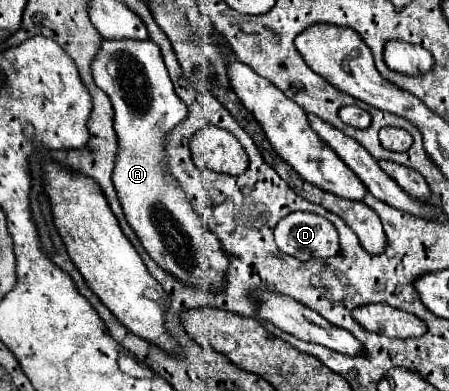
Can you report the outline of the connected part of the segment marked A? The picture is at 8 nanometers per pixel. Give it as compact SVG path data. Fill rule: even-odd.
M129 38L119 40L101 40L99 52L95 54L95 60L91 62L91 74L95 84L109 96L113 110L115 110L115 132L119 138L119 156L113 170L113 184L119 196L119 202L123 206L123 212L127 216L129 226L139 236L143 248L151 254L151 258L169 274L183 280L185 284L199 284L201 280L209 280L211 288L215 292L221 292L225 286L225 272L229 266L229 258L221 250L221 244L213 232L209 232L199 216L193 212L193 206L185 198L183 190L175 182L175 178L169 178L169 172L165 168L165 136L173 126L177 126L187 116L187 106L183 100L175 94L171 78L167 74L163 56L159 46L153 40L145 42L133 42Z

